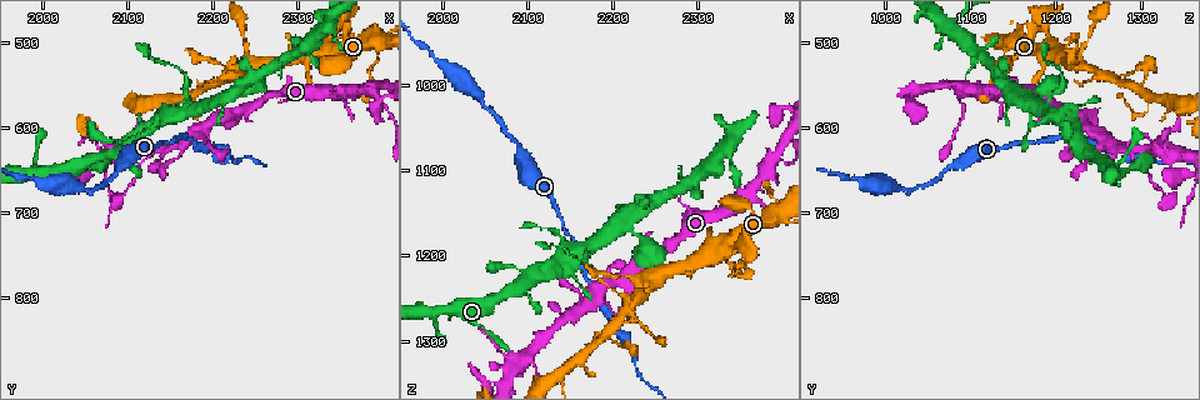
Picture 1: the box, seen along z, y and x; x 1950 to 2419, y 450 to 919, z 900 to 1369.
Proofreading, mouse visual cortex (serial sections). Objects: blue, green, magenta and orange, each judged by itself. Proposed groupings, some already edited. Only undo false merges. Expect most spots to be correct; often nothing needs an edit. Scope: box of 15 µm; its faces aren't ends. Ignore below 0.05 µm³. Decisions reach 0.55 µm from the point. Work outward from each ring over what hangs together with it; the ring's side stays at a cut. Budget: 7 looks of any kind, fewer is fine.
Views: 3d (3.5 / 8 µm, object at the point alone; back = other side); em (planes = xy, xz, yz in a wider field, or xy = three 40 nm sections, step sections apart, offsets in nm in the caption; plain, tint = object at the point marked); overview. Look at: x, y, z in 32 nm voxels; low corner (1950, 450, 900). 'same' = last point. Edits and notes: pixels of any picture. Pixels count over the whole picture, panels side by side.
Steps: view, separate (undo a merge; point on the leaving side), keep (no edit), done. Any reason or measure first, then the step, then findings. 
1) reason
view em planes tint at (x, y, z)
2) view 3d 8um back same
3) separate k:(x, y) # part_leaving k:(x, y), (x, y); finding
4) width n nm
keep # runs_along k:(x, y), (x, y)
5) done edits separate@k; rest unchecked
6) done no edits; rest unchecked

branch point
view 3d 3.5um at (2175, 580, 1190)

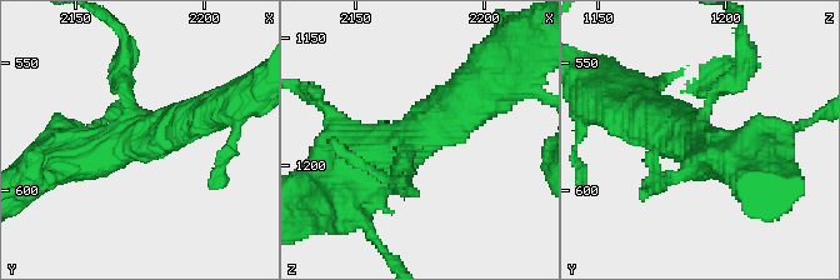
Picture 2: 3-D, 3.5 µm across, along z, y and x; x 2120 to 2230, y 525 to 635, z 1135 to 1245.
arms 3; arm_widths 200, 500, 600 nm
view em xy step 5 tint at (2174, 580, 1187)

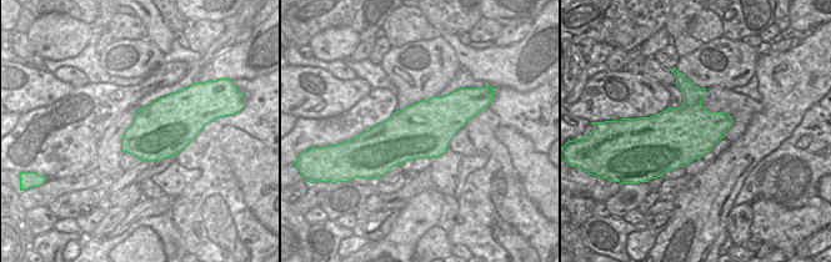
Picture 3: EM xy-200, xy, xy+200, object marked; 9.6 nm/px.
keep # runs_along 2:(345, 173), (425, 131), (479, 84); continuous, no second cell

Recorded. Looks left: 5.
sharp bend
view 3d 3.5um at (2175, 560, 1310)

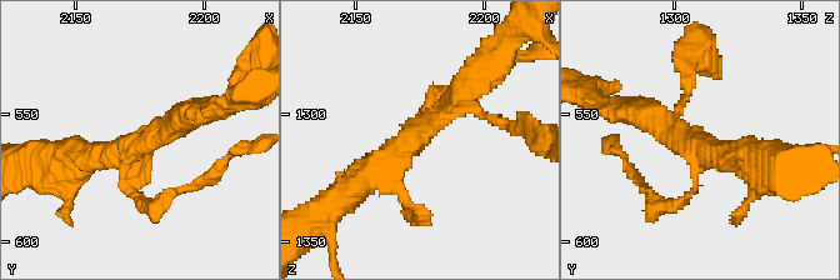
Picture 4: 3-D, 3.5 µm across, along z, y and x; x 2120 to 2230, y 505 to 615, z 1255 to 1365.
view em planes tint at (2172, 563, 1311)

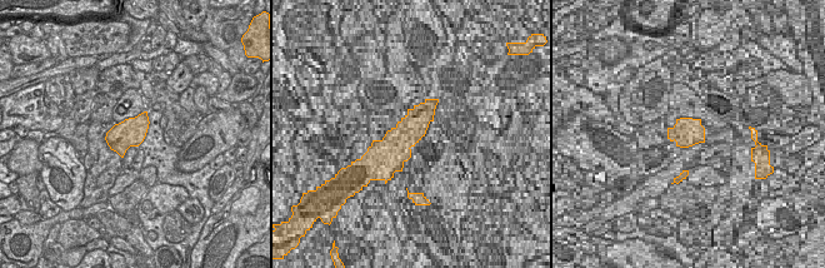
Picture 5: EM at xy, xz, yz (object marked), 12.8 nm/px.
width 360 nm
keep # runs_along 4:(468, 86), (460, 100), (345, 195); all the same cell

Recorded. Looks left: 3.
view 3d 8um at (2385, 555, 1090)

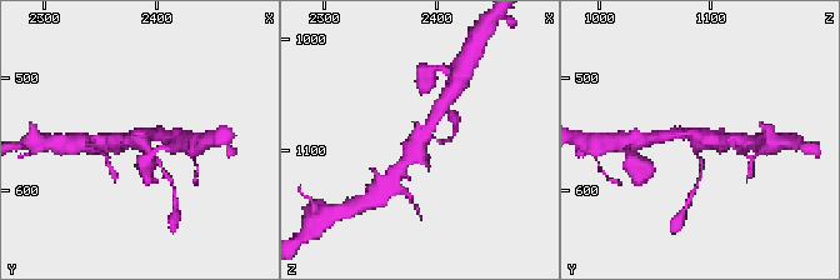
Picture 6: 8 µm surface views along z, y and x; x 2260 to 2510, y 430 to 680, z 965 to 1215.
view 3d 3.5um back at (2386, 554, 1090)

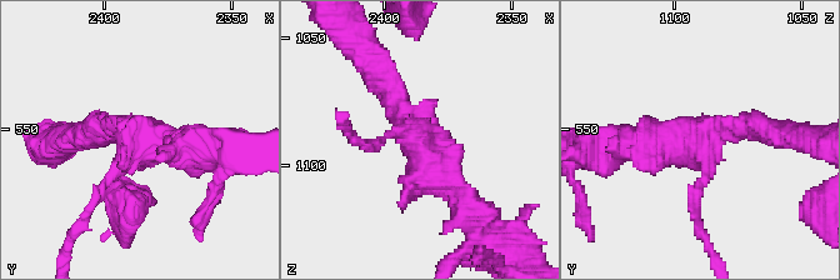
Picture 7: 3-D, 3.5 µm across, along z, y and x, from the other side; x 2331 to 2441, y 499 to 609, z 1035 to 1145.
arm_widths 150, 250, 300 nm
keep # runs_along 7:(466, 205), (374, 74); all the same cell

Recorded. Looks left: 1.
done no edits; rest unchecked

